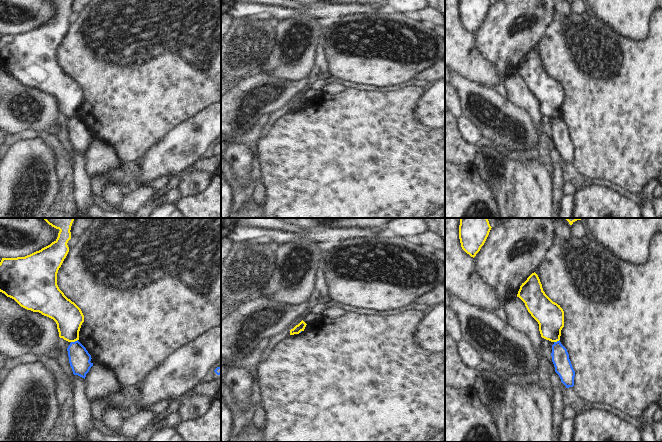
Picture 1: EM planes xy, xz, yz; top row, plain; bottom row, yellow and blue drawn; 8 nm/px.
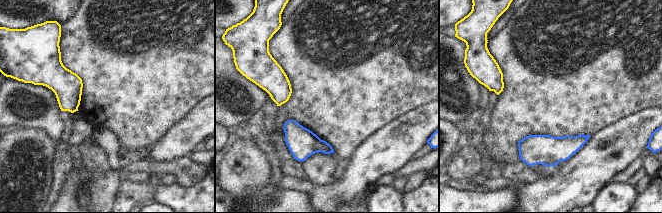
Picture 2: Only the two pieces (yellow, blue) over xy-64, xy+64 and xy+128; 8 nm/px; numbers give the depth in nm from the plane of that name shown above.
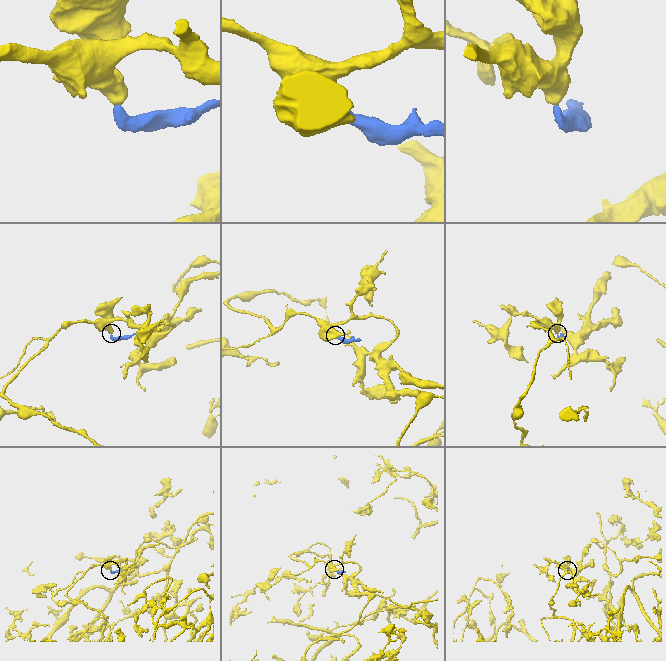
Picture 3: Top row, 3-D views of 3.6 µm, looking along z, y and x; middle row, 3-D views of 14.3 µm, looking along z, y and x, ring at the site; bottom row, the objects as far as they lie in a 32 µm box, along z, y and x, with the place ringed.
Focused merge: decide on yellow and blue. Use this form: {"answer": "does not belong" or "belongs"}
{"answer": "does not belong"}

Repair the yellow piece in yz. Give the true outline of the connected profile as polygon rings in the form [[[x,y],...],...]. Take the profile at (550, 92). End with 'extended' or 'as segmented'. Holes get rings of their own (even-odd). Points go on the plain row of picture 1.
[[[535,48],[522,59],[517,73],[525,79],[528,88],[538,98],[541,113],[551,118],[559,117],[564,103],[564,87],[545,70]]] | as segmented

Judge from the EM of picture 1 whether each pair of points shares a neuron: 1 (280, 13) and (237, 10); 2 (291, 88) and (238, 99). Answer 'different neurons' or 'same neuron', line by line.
1: same neuron
2: same neuron

